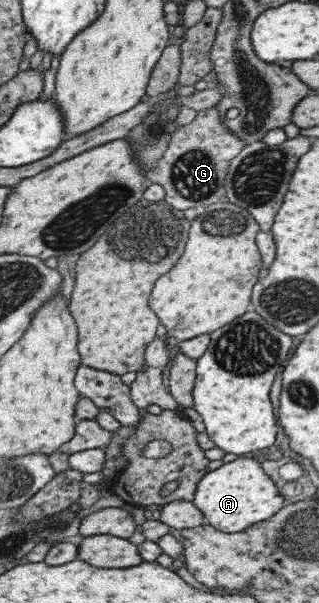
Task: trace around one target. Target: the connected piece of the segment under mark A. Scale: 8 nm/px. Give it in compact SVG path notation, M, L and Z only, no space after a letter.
M239 458L208 472L197 483L192 503L203 513L206 524L221 532L236 533L271 518L284 507L284 497L277 488L257 460Z

